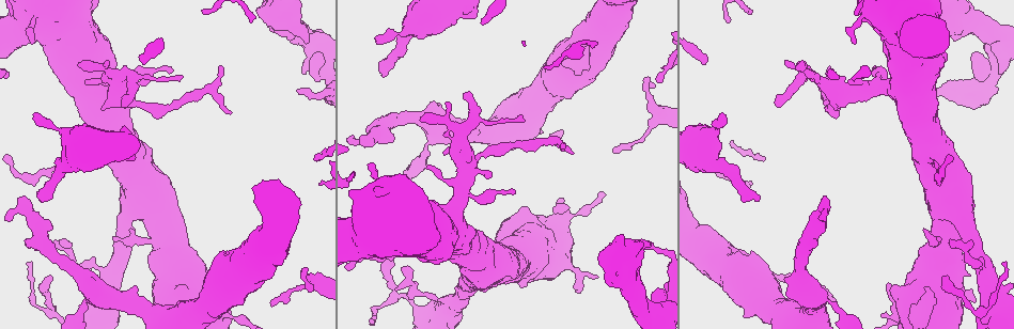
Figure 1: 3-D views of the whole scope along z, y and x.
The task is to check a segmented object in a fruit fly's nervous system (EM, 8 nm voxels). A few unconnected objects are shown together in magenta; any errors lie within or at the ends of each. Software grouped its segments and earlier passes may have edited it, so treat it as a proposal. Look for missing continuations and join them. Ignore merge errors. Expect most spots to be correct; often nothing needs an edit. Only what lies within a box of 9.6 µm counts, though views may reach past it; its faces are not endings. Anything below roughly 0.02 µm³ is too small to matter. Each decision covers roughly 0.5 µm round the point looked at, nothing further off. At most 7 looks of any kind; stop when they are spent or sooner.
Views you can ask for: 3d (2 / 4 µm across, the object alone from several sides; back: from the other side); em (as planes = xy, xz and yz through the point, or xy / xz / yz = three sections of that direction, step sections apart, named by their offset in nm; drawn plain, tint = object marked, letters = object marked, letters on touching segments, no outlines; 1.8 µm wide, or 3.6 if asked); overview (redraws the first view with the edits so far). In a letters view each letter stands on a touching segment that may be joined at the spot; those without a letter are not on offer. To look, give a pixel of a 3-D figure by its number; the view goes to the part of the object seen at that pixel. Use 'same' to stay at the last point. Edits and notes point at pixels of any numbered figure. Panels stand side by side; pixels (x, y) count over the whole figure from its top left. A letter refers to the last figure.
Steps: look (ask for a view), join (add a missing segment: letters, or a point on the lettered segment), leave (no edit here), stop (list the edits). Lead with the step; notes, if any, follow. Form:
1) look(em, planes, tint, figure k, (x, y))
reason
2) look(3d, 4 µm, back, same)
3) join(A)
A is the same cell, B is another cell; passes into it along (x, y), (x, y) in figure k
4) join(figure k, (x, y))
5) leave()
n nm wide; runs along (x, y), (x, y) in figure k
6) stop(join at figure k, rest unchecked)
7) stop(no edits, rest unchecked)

look(3d, 4 µm, back, figure 1, (312, 39))
four or more arms meet

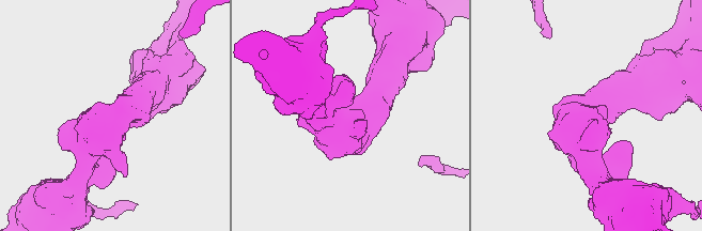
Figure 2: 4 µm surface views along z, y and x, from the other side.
look(em, 3.6 µm, planes, plain, figure 2, (107, 121))

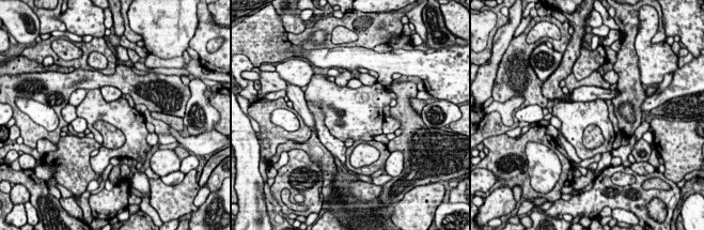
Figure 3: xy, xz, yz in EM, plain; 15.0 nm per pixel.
look(em, 3.6 µm, planes, letters, same)
what lies round it

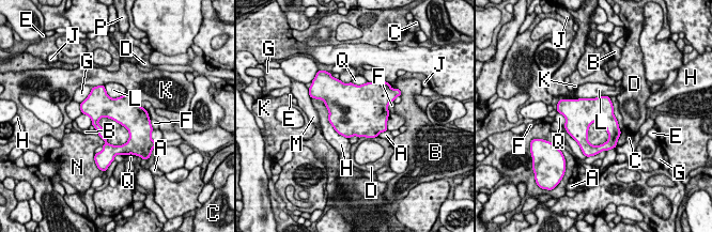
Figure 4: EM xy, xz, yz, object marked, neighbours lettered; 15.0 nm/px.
leave()
A, B, C, D, E, F, G, H, J, K, L, M, N, P and Q are other cells; border along (608, 96), (561, 99) in figure 4; none of them fits

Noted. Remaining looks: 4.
look(3d, 2 µm, figure 1, (296, 91))
long arm stops here

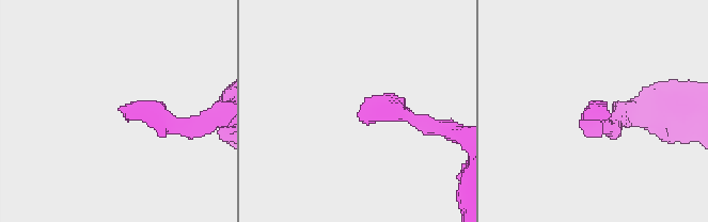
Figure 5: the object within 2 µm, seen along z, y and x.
look(em, planes, letters, figure 5, (357, 113))

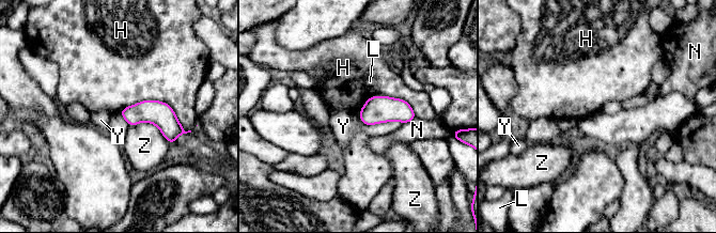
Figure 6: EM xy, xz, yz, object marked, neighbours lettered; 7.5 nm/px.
leave()
140 nm wide; H touches over 550 nm; H, L, N, Y and Z are other cells; none of them fits

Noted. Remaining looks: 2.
stop(no edits, rest unchecked)

